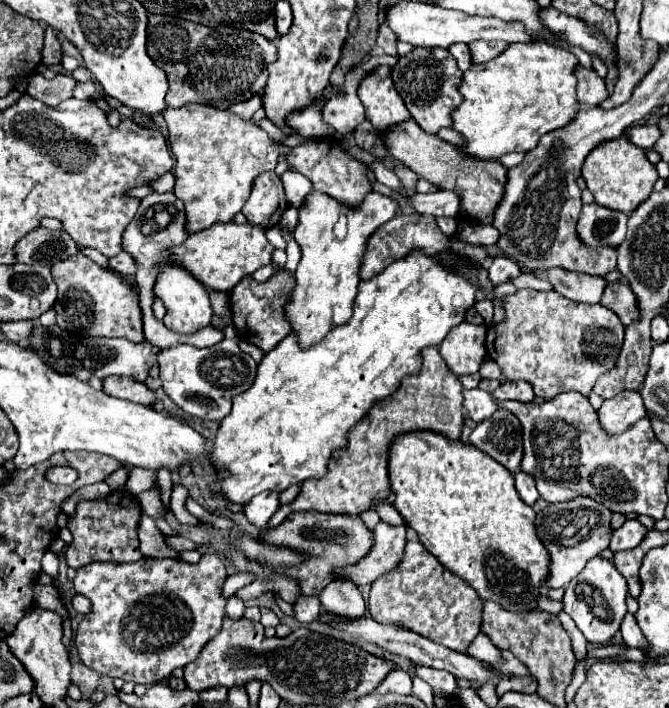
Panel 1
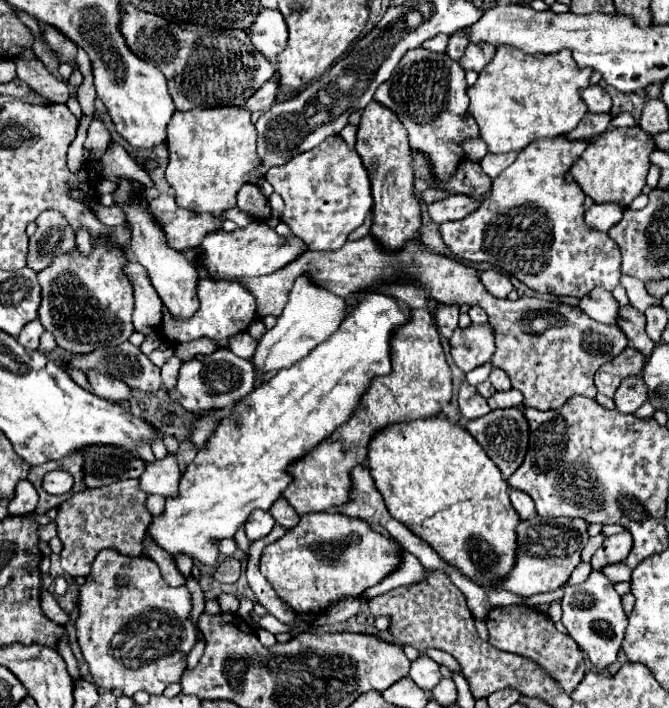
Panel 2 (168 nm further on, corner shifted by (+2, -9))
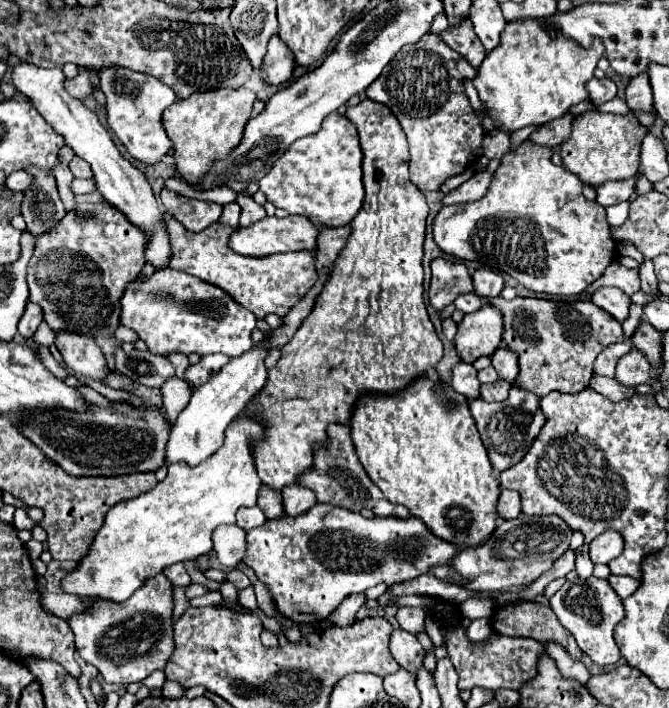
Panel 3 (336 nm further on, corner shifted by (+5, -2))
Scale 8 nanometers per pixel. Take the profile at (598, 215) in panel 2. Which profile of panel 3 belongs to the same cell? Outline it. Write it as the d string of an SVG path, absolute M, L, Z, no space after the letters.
M637 173L637 177L631 177L629 181L607 181L605 185L597 187L597 203L607 207L607 205L615 205L621 201L627 201L635 189L637 179L643 173Z

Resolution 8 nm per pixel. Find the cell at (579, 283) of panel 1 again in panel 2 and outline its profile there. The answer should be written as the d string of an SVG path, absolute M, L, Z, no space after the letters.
M596 288L596 292L584 296L580 300L580 310L602 324L614 324L618 318L618 302L610 292L604 292L604 288Z

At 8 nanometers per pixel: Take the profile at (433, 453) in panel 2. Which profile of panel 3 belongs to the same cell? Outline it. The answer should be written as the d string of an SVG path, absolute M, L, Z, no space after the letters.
M429 369L425 377L417 377L407 391L395 393L389 401L385 401L385 397L361 397L357 409L353 409L351 439L369 479L391 503L405 505L411 515L423 519L437 537L459 547L477 547L487 541L497 527L499 517L495 505L501 491L467 401L469 399L461 397L435 369Z

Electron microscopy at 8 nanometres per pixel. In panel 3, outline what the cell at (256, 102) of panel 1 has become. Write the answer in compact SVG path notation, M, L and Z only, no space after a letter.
M275 33L269 39L269 45L267 45L265 63L261 67L261 81L265 85L281 85L281 83L285 83L291 77L293 69L295 69L293 53L281 41L279 33Z

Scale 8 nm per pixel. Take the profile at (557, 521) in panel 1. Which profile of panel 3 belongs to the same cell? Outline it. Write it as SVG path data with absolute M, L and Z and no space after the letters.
M523 515L517 519L501 521L493 531L493 537L479 545L477 549L461 549L451 567L465 579L461 587L469 591L487 591L499 593L509 591L511 587L529 585L535 581L543 571L551 569L559 555L569 549L571 531L565 521L557 515L543 515L543 517L529 517Z

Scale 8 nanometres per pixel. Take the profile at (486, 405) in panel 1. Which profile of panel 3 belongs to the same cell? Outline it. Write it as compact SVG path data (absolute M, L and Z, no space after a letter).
M459 361L453 367L453 377L451 377L451 385L457 393L465 395L467 399L479 399L479 379L477 379L477 371L471 367L471 363Z

